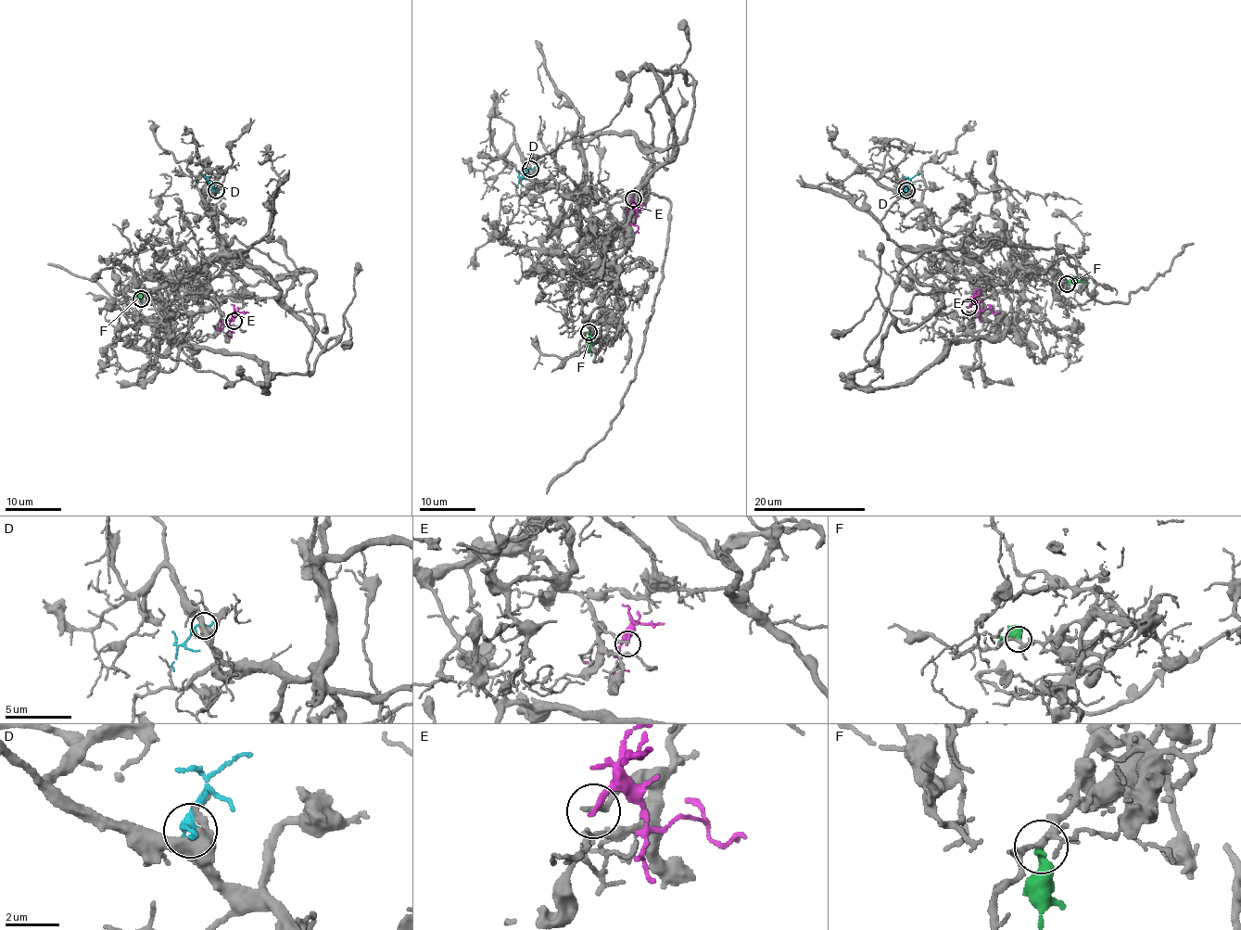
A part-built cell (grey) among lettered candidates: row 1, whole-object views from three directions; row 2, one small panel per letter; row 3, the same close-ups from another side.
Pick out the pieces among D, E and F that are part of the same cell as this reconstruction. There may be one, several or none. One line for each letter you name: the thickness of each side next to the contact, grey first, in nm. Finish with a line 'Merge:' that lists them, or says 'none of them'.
Merge: none of them

